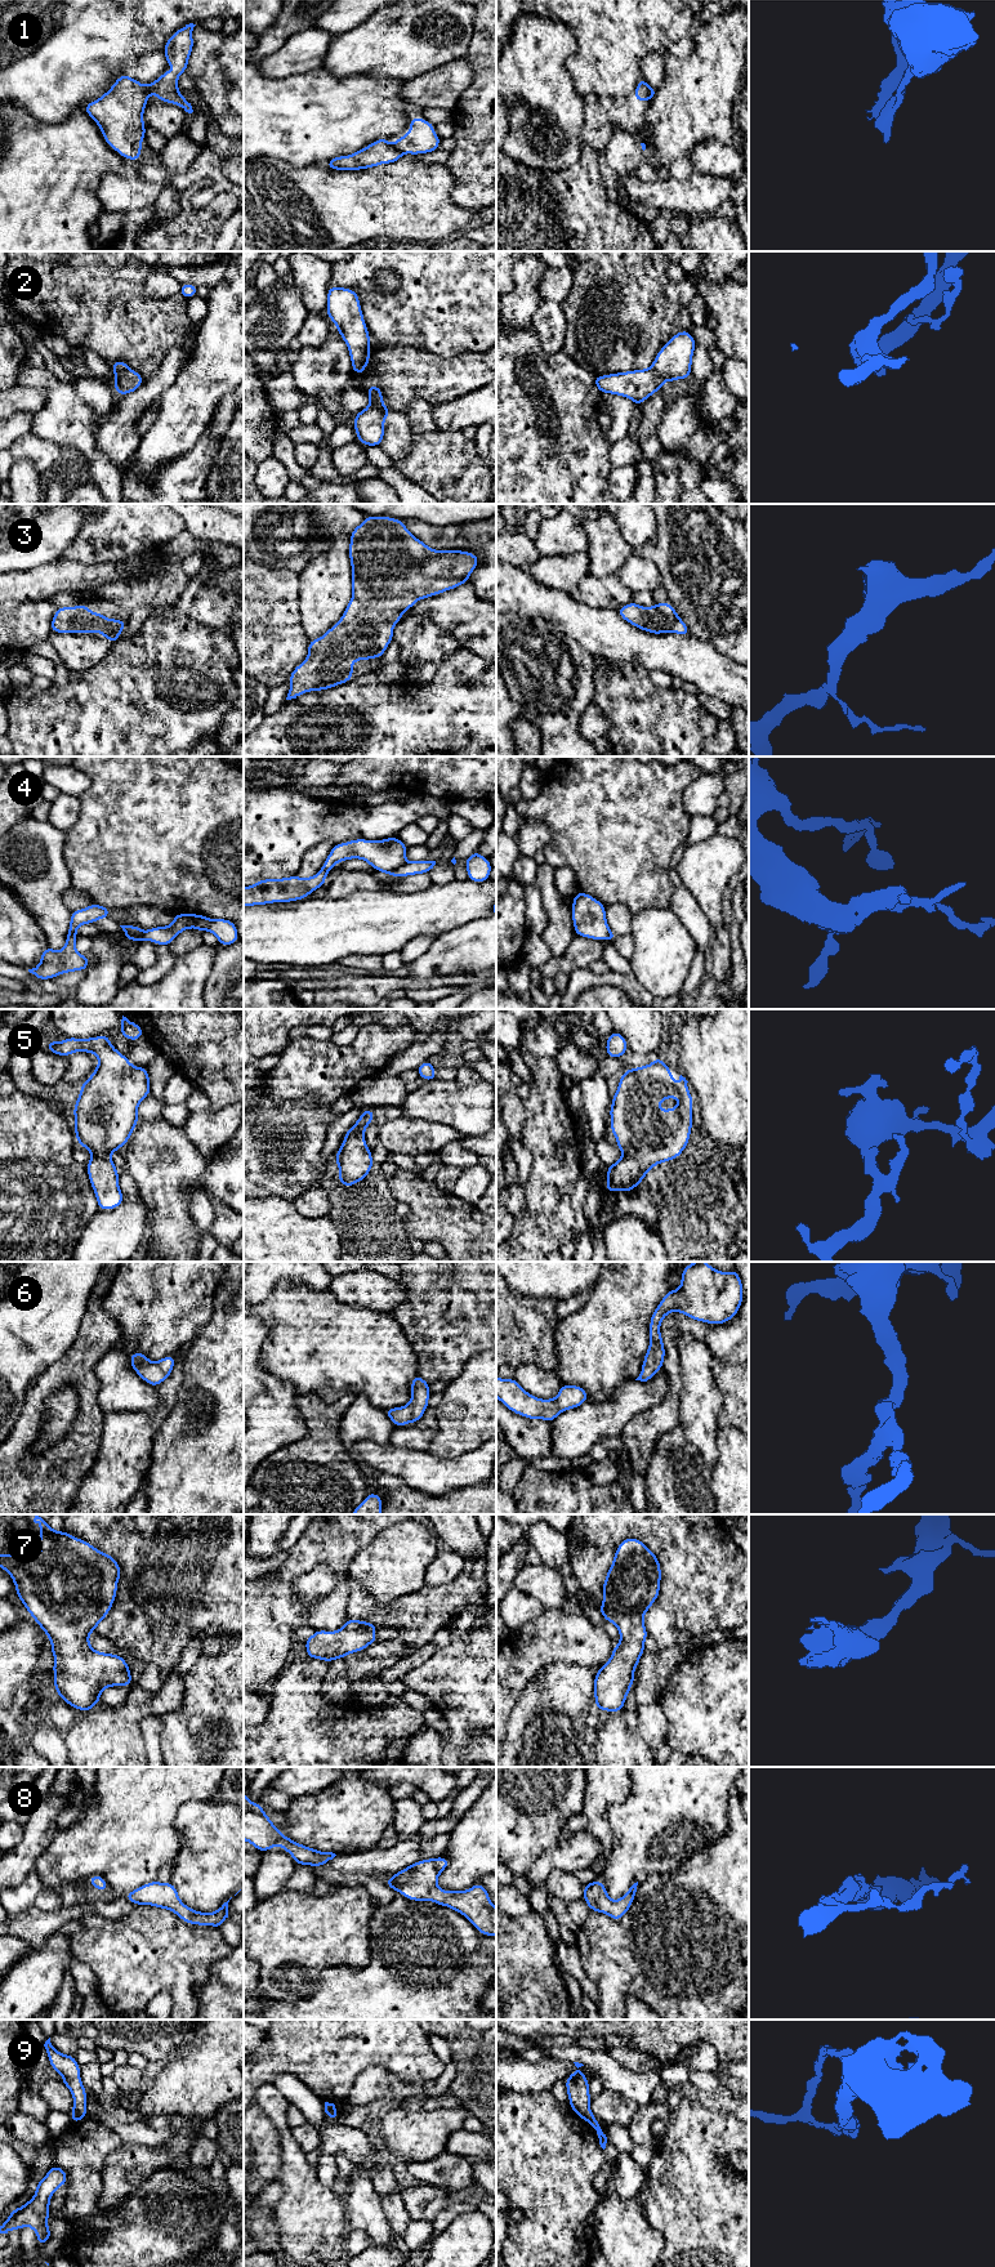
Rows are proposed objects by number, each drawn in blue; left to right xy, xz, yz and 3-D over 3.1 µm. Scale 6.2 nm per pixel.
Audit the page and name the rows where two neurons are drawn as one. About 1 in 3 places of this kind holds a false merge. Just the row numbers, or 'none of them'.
1, 2, 4, 9

